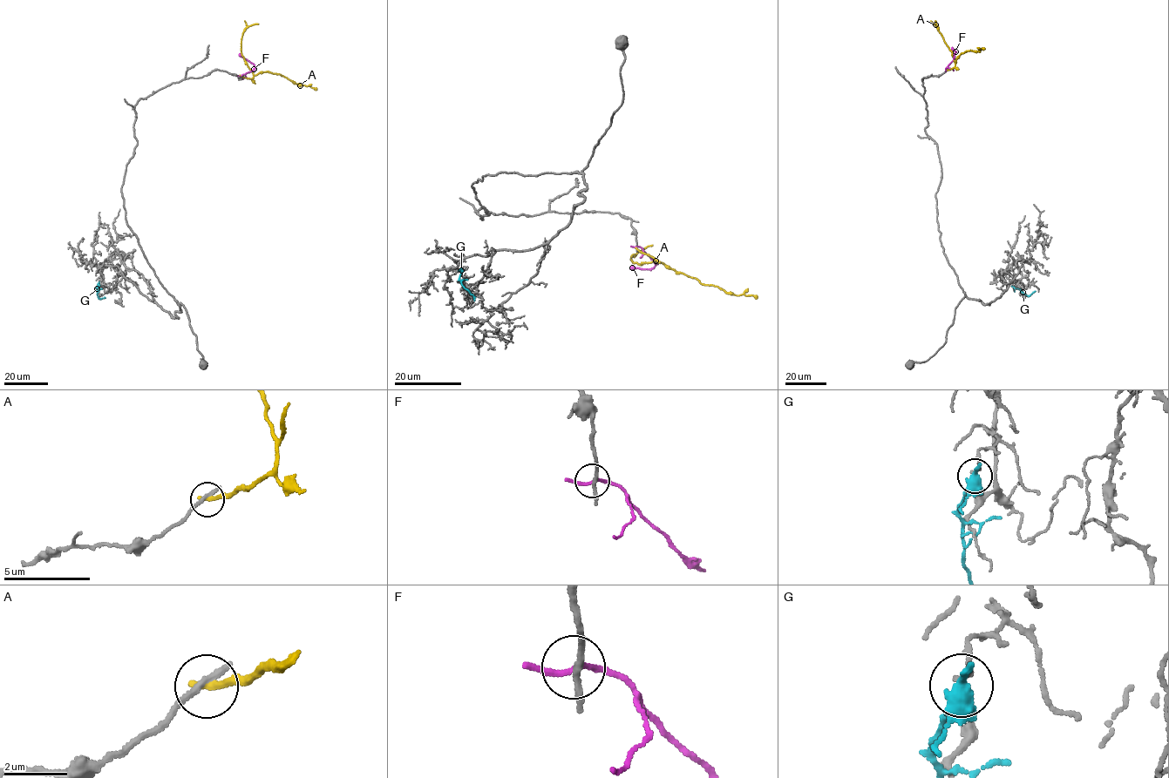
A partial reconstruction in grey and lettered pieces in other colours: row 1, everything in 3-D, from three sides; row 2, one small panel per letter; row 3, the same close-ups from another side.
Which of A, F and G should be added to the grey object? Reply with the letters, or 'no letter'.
no letter

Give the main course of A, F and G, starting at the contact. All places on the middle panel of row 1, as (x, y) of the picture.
A: (635, 247), (702, 284), (717, 286), (736, 294), (753, 295), (757, 298)
F: (635, 246), (642, 246), (657, 264), (652, 268), (631, 267)
G: (461, 271), (461, 285), (474, 301)

